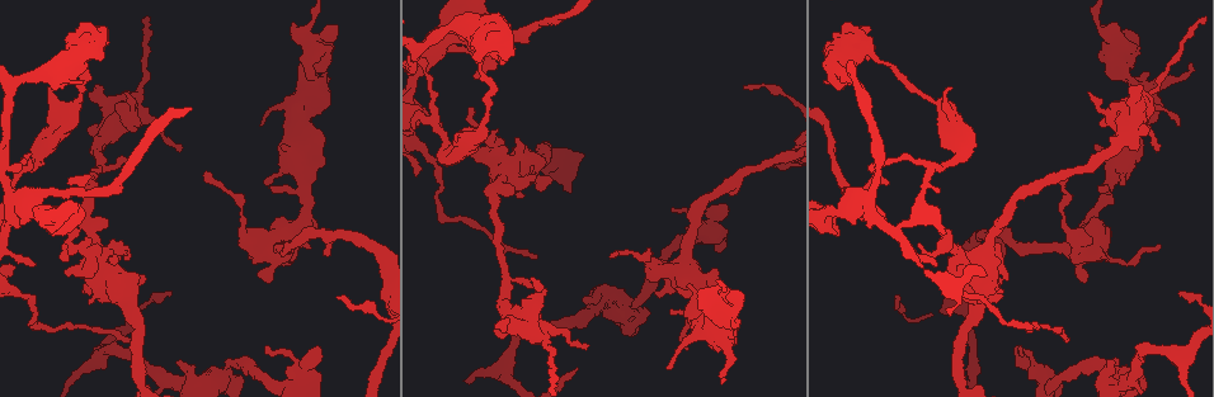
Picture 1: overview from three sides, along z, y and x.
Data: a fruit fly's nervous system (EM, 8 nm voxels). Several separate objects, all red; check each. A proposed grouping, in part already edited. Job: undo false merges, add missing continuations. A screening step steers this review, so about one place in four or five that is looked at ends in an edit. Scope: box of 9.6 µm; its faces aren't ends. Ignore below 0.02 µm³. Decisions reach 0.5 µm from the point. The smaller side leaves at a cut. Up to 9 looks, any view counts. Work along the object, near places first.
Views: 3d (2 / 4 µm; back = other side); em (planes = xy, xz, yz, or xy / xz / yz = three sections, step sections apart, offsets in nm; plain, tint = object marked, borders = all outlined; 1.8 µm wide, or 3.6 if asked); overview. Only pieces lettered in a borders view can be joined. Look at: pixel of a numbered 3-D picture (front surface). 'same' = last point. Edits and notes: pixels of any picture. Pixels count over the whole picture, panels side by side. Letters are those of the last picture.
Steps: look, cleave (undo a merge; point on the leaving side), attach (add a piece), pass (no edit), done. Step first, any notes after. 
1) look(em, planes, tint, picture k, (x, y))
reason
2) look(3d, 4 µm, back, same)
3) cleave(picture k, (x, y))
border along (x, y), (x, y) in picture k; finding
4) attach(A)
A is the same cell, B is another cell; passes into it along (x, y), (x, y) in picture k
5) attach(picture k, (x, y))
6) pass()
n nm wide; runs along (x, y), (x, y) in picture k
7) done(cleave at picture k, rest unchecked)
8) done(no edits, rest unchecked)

look(em, planes, tint, picture 1, (844, 209))
sudden change in width

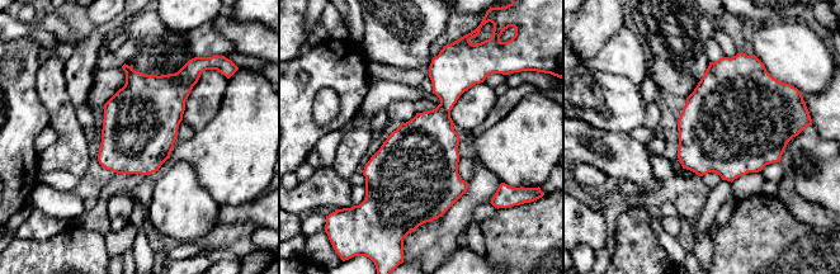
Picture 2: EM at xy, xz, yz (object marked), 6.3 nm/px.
look(em, planes, borders, same)
see the neighbours

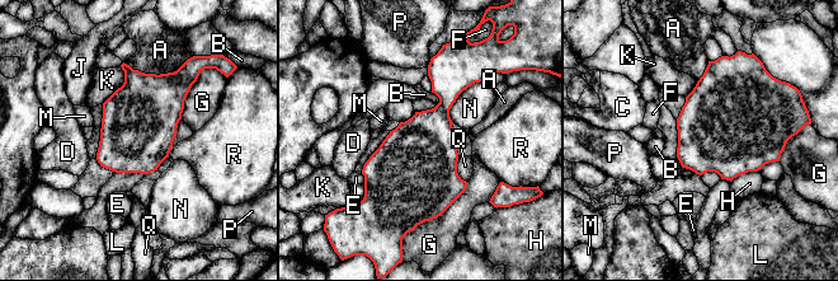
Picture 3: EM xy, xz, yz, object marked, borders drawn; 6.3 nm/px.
pass()
480 nm wide; G touches over 440 nm; A, B, C, D, E, F, G, H, J, K, L, M, N, P, Q and R are other cells; one cell here

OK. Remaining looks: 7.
look(3d, 2 µm, back, picture 1, (480, 73))
narrows sharply

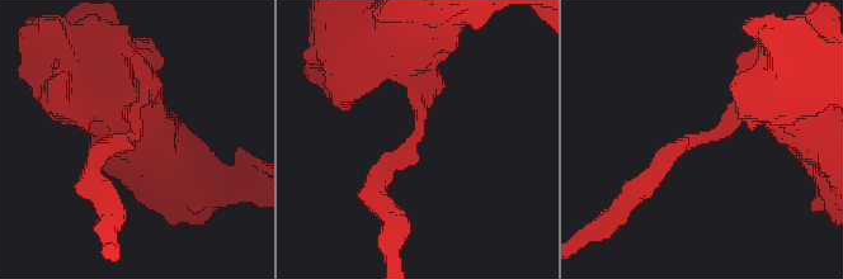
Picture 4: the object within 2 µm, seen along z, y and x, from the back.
look(em, planes, tint, picture 4, (136, 135))
shape alone is not enough

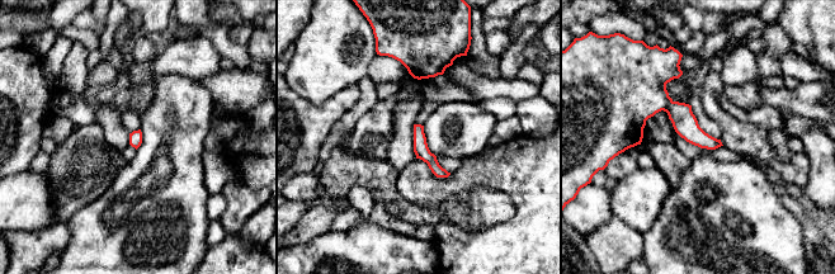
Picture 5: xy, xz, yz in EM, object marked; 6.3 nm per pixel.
look(em, planes, borders, same)
what lies round it

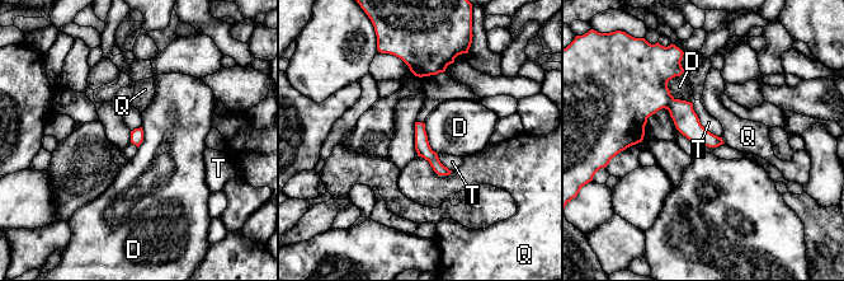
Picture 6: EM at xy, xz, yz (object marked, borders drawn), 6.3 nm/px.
cleave(picture 6, (685, 120))
80 nm wide; D, Q and T are other cells; two cells meet here

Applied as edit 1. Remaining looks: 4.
look(em, 3.6 µm, planes, tint, picture 1, (143, 278))
branch stops here

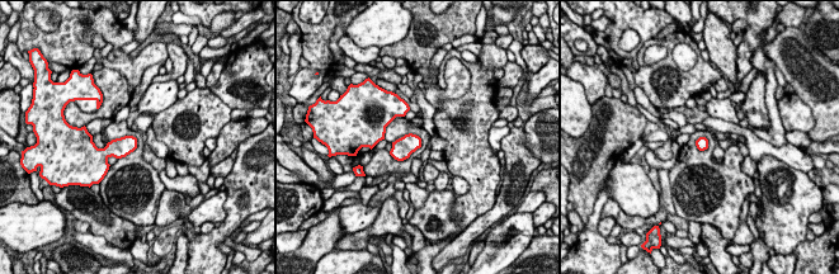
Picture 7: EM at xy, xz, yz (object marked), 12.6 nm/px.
look(em, 3.6 µm, planes, borders, same)
what lies round it

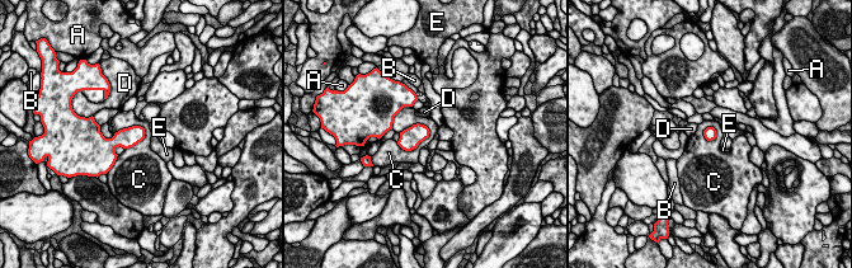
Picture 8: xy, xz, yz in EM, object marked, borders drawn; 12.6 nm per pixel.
pass()
A, B, C, D and E are other cells; border along (429, 128), (410, 150), (396, 144) in picture 8; no lettered piece goes on from it

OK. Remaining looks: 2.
look(3d, 2 µm, picture 1, (117, 123))
thick turns thin

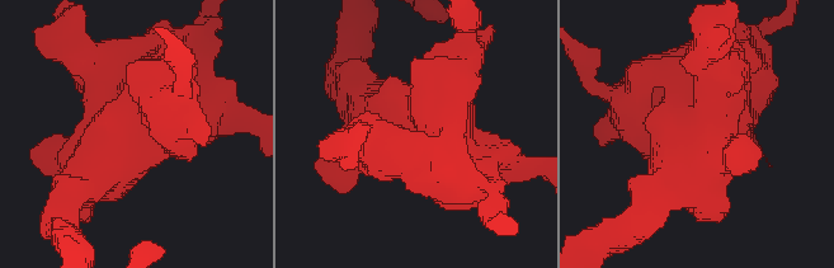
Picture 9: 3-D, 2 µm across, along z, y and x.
look(em, planes, borders, picture 9, (702, 133))
need the tissue

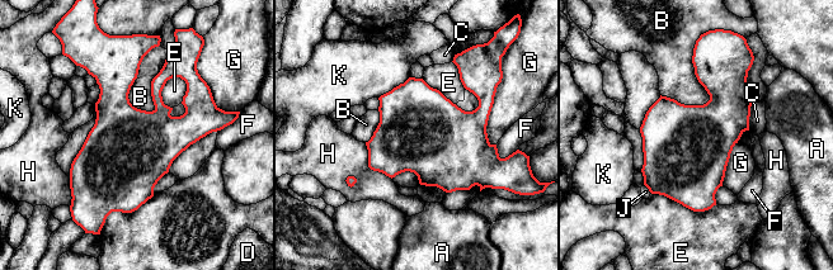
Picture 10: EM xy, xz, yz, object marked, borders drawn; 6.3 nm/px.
pass()
A, B, C, D, E, F, G, H, J and K are other cells; continuous, no second cell

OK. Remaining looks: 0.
done(cleave at picture 6, rest unchecked)

